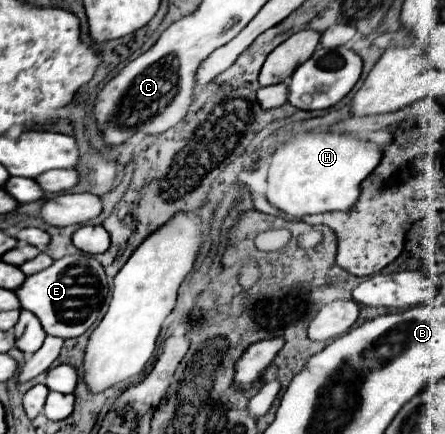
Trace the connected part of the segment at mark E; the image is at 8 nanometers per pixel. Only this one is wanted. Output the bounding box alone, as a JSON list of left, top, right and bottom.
[17,254,107,338]

